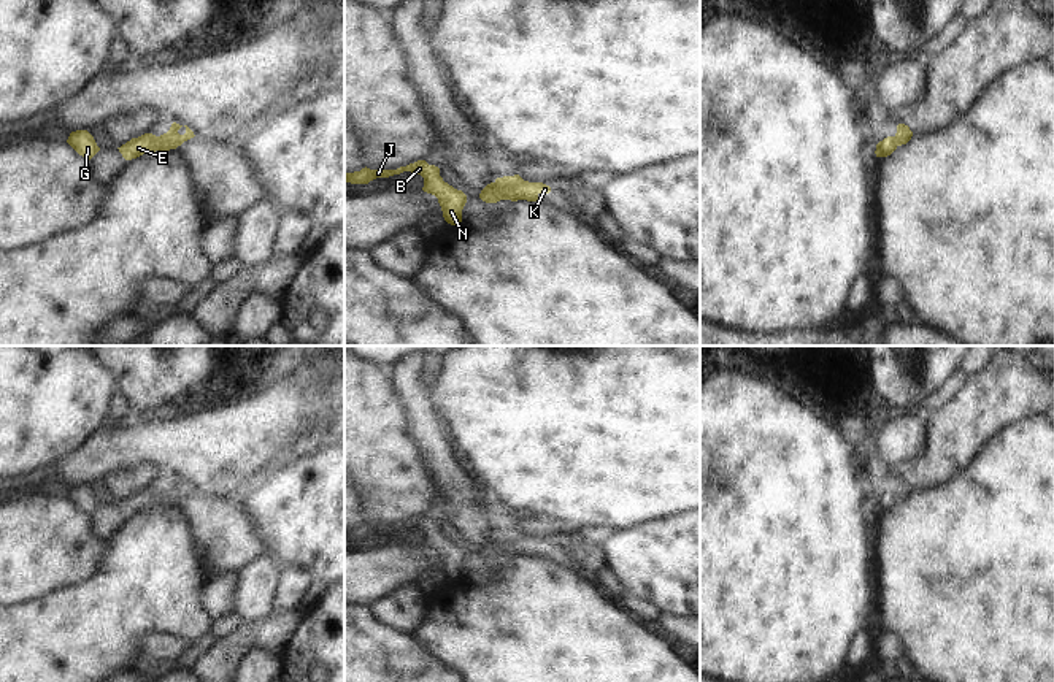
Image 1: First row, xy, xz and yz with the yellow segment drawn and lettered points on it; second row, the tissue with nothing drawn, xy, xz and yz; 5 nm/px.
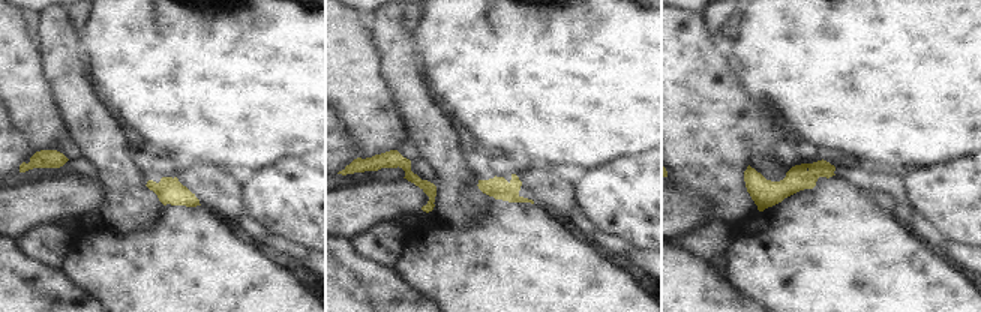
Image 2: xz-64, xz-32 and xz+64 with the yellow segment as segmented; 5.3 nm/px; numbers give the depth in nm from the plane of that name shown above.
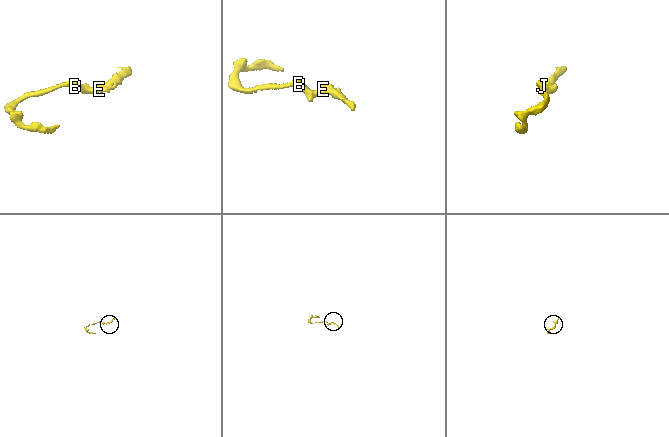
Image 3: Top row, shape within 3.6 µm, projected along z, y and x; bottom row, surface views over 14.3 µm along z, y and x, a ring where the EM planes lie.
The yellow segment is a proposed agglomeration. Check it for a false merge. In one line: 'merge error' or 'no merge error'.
no merge error

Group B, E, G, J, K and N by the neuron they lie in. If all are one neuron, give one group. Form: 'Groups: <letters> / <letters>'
Groups: B E G J K N.

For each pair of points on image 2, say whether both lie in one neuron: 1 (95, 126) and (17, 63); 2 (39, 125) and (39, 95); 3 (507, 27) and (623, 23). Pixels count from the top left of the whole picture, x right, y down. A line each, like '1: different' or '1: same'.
1: different
2: same
3: same

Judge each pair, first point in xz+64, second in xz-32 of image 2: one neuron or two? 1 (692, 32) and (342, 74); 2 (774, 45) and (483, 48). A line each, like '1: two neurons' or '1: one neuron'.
1: one neuron
2: one neuron

